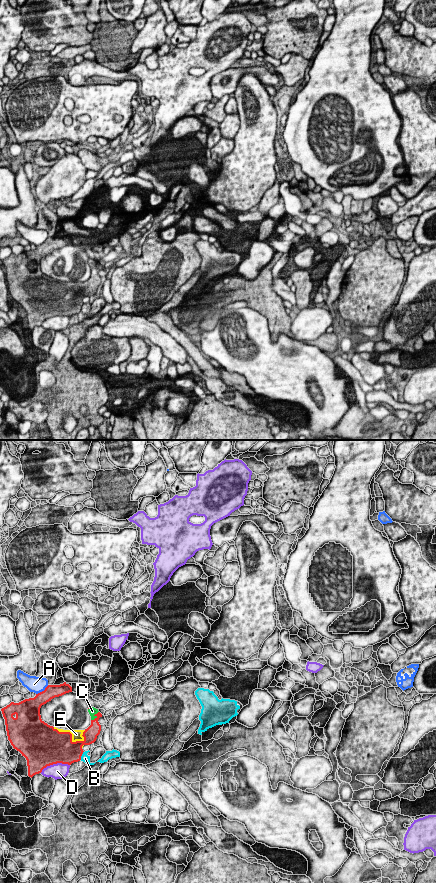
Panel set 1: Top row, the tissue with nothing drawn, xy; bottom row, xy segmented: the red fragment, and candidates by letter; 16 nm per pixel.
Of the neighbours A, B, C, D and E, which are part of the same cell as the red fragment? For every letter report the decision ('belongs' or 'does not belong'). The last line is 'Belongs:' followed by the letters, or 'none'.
A: does not belong
B: does not belong
C: belongs
D: does not belong
E: belongs
Belongs: C, E

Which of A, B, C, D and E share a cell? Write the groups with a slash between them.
A / B / C E / D

